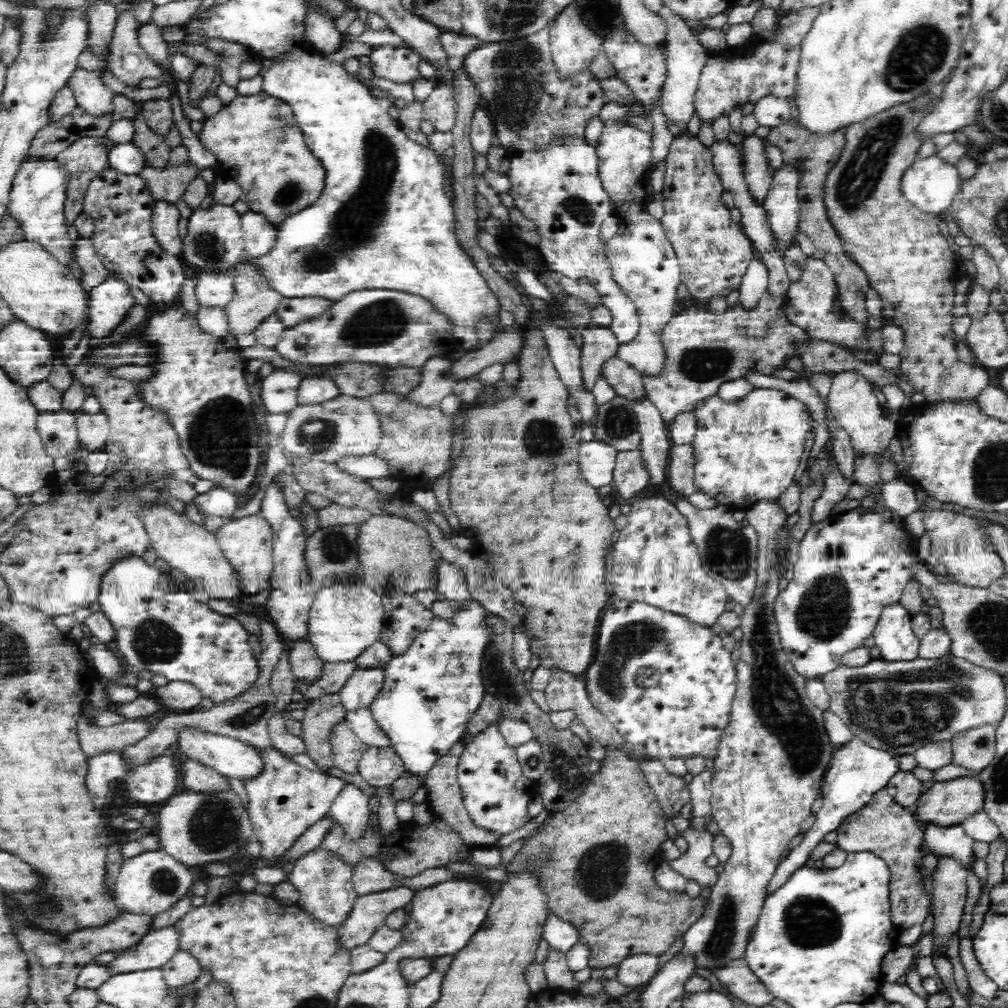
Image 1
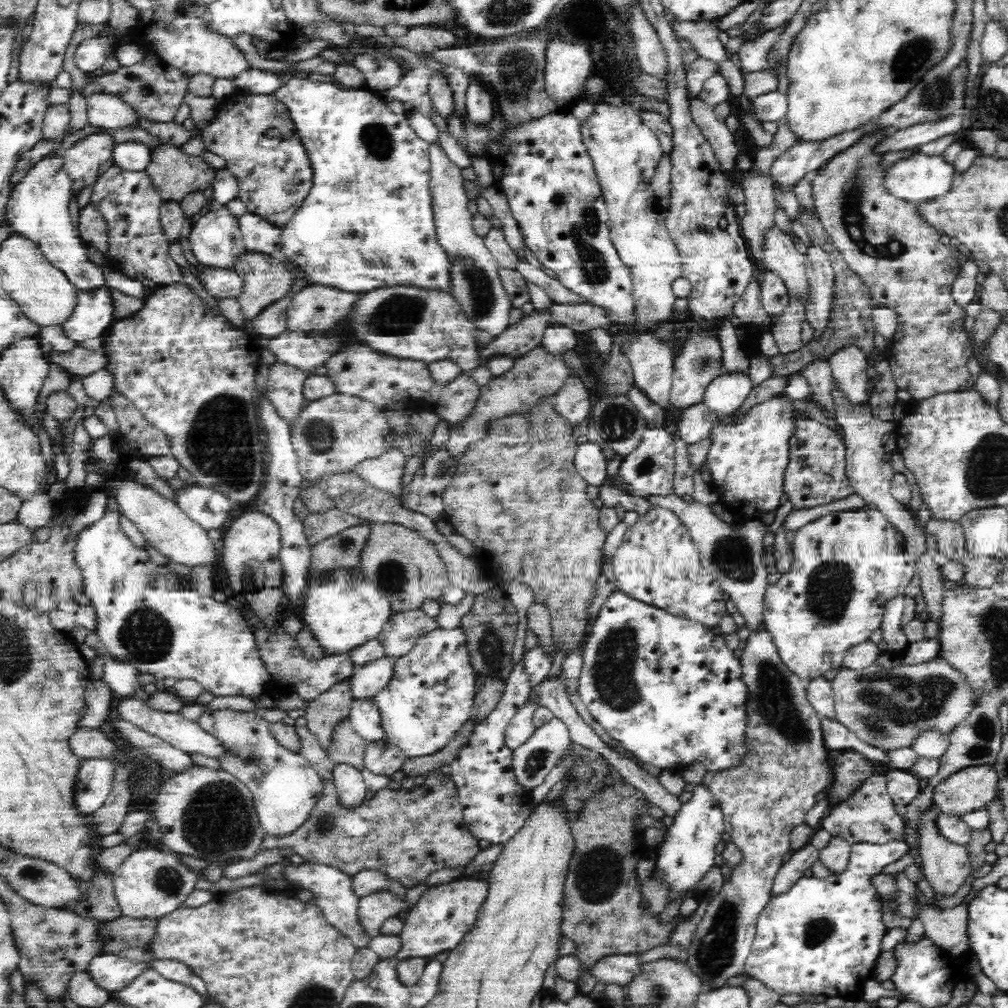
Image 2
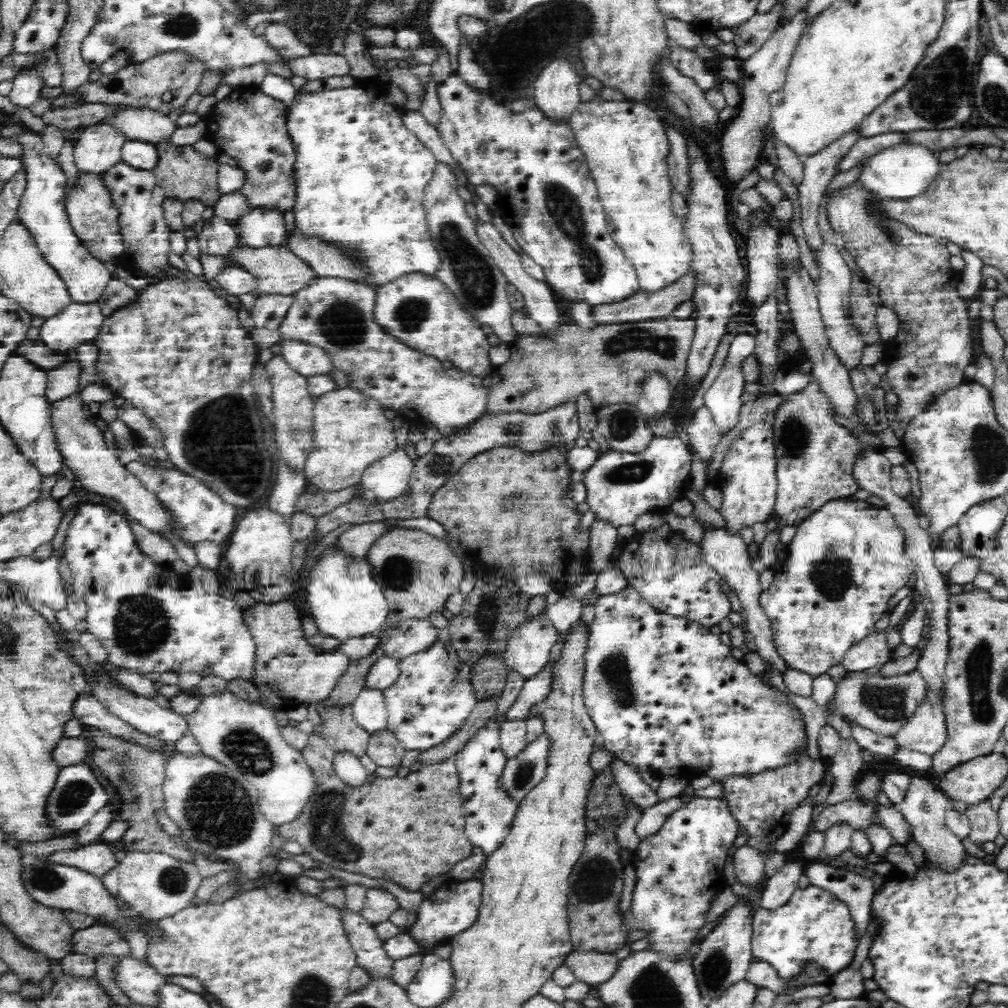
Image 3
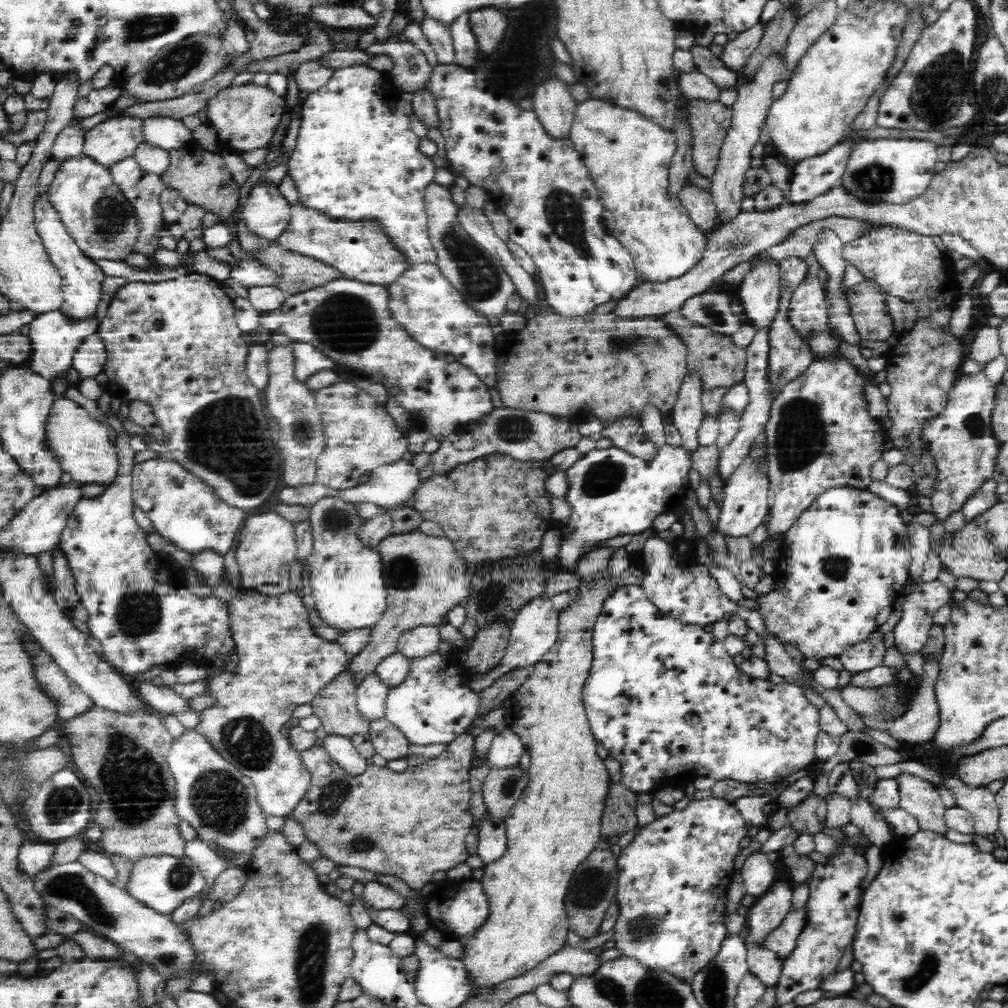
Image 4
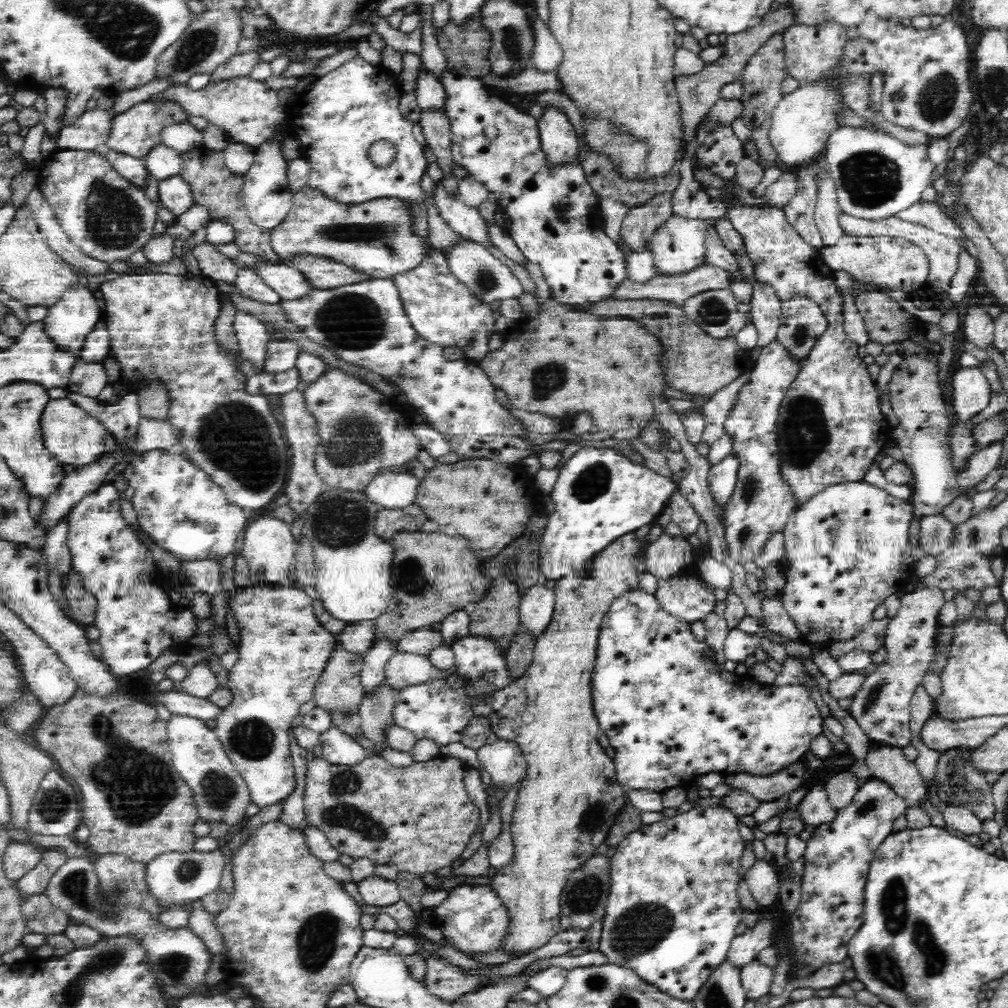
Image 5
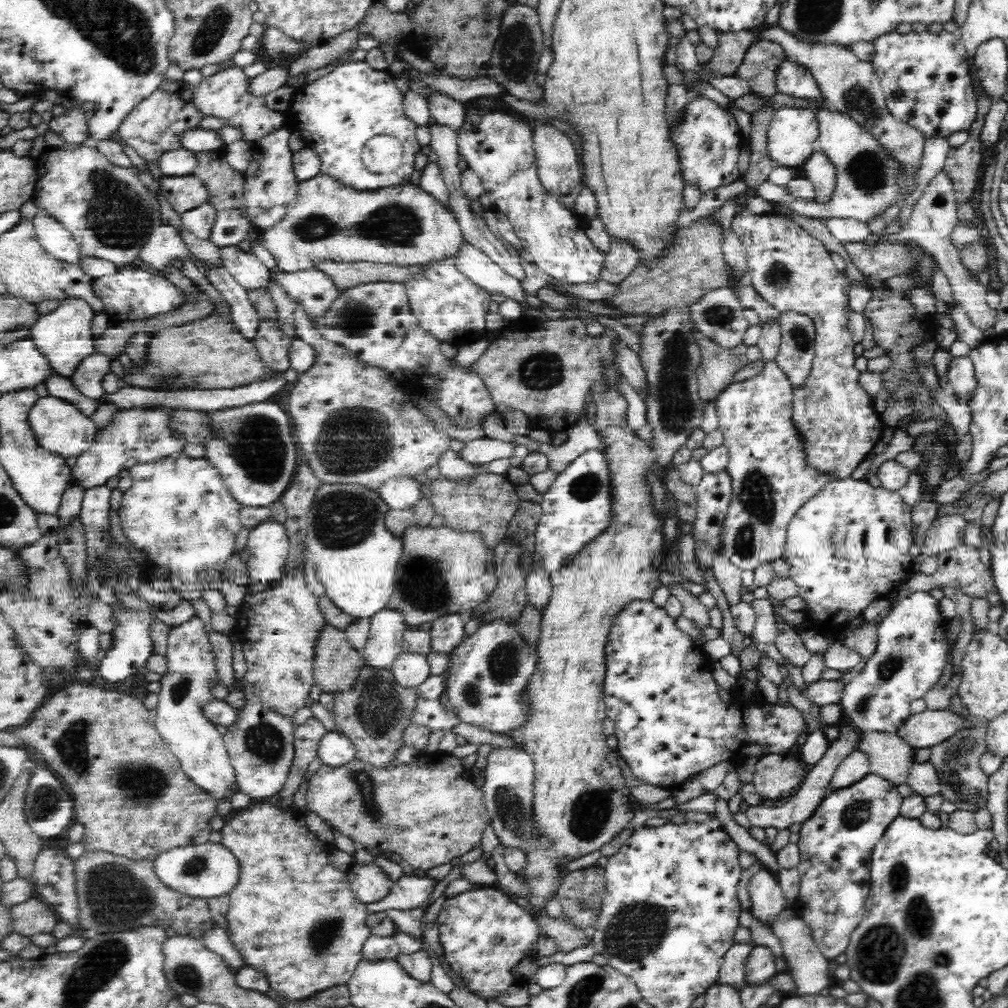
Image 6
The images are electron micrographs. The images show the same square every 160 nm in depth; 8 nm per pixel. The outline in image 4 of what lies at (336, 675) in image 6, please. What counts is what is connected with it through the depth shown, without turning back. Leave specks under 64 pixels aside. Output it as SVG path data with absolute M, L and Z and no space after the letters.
M350 658L349 662L346 664L345 669L342 670L342 672L340 674L338 674L337 677L334 677L332 681L329 681L328 686L326 686L326 688L321 689L319 691L319 694L316 694L316 697L311 702L312 708L314 709L313 713L316 716L318 716L318 718L320 718L320 720L322 721L322 726L324 727L324 730L327 732L328 735L338 735L338 736L343 736L343 737L346 737L346 738L349 738L349 739L356 736L357 734L369 732L369 724L370 724L370 721L365 716L362 716L362 714L359 713L359 710L358 710L358 707L357 707L357 686L358 686L358 682L355 680L355 676L353 675L353 673L349 669L350 662L351 662L351 658Z

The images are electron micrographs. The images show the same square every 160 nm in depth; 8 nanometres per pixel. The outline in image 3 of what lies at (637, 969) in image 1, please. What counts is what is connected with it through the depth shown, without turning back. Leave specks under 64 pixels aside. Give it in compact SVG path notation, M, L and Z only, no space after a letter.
M572 950L565 957L562 966L566 966L574 974L576 981L596 986L610 977L618 964L619 961L612 953Z

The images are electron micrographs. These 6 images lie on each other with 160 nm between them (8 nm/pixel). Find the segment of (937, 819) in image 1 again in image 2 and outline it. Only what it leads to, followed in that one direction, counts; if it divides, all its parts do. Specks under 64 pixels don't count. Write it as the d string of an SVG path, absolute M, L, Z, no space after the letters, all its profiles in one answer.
M994 764L968 766L951 774L933 790L933 806L939 814L962 814L980 810L992 802L998 792Z

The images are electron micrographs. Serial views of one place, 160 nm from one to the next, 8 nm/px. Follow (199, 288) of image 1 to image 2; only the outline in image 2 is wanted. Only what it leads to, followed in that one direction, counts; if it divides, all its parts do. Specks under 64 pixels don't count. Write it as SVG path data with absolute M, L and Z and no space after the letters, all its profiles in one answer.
M205 267L200 274L202 288L216 298L238 298L242 294L243 278L232 268Z

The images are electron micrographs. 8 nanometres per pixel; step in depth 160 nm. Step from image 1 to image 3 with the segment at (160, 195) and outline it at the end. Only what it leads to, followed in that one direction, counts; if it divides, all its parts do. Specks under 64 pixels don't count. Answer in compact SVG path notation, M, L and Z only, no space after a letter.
M160 143L156 148L159 161L153 173L165 196L176 198L180 202L194 199L204 203L206 207L214 208L222 196L217 183L219 166L216 158L200 154L193 145L176 146L175 143Z

